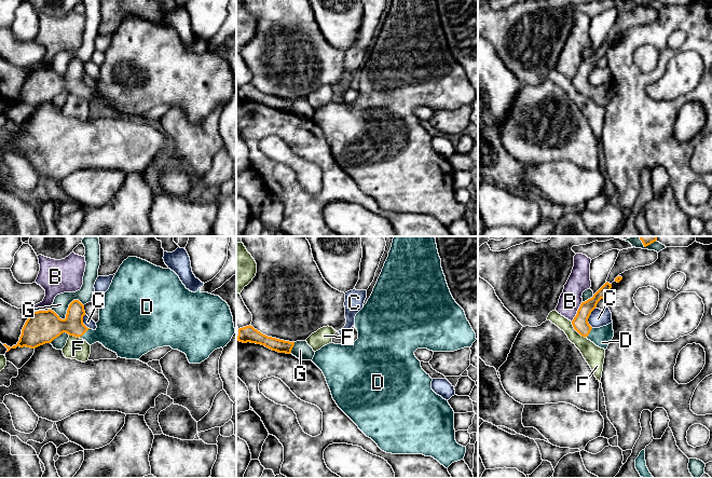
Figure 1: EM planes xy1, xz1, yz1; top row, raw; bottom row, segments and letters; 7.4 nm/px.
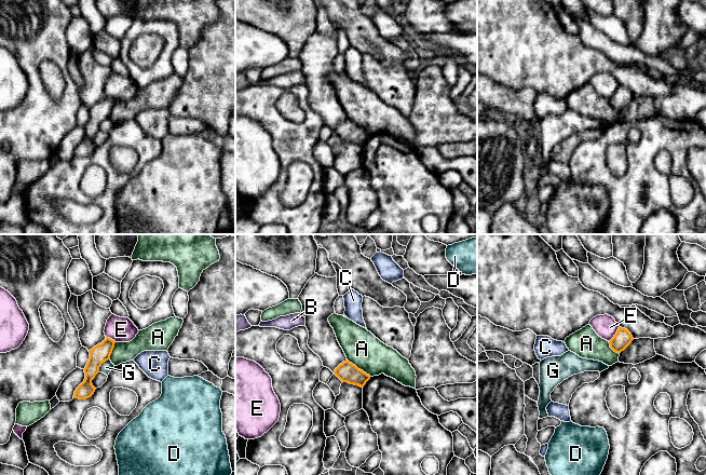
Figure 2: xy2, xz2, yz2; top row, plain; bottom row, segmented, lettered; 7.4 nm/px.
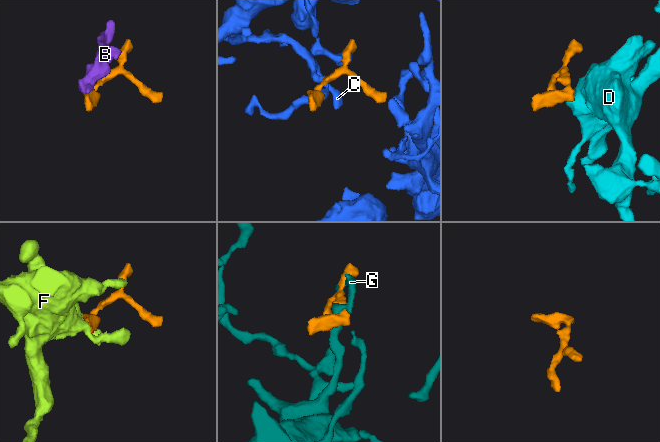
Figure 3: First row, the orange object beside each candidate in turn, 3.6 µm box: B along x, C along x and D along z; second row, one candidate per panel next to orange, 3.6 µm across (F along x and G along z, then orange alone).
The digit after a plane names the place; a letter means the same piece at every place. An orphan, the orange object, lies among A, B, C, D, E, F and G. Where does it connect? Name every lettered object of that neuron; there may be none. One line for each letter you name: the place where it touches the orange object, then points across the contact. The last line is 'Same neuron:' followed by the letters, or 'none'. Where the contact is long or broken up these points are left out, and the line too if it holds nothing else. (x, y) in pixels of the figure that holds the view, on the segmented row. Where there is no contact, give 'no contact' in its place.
D: meets orange in xy1 at (83, 333); runs through xy1 (51, 326), (74, 326), (83, 333), (106, 333), (117, 330)
Same neuron: D

